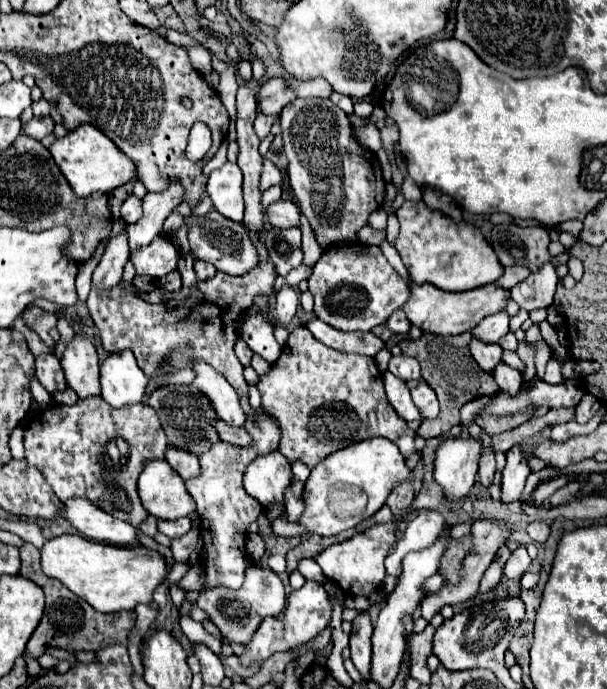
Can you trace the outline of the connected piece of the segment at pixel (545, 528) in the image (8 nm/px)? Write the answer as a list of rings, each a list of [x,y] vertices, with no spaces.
[[[531,522],[527,526],[527,534],[531,536],[533,542],[543,544],[549,538],[549,524],[547,522]]]

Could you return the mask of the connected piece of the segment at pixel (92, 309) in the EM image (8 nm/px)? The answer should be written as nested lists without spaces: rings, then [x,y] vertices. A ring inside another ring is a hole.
[[[263,262],[248,271],[247,276],[227,276],[225,272],[217,272],[211,280],[197,282],[183,302],[165,300],[151,304],[137,296],[135,288],[127,290],[123,286],[115,286],[103,294],[91,290],[87,306],[95,326],[99,328],[103,348],[109,354],[129,348],[135,354],[139,368],[149,378],[155,378],[157,370],[169,366],[175,350],[191,350],[191,360],[183,368],[171,370],[163,384],[191,384],[195,378],[193,364],[195,360],[203,360],[217,372],[223,372],[235,390],[249,396],[249,384],[243,378],[243,366],[233,352],[233,344],[239,336],[235,320],[251,306],[257,294],[273,292],[271,286],[276,277],[274,266]]]

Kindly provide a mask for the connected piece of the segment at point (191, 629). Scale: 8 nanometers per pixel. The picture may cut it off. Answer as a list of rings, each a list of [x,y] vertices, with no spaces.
[[[181,616],[181,618],[179,618],[179,626],[181,626],[183,634],[185,634],[191,642],[201,642],[201,644],[205,644],[207,648],[211,648],[215,654],[219,654],[219,650],[221,650],[219,638],[215,638],[213,634],[209,634],[209,632],[203,628],[201,622],[191,620],[189,616]]]

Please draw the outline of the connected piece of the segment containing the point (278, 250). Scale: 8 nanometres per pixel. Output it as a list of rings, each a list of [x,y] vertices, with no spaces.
[[[273,228],[271,232],[265,232],[265,246],[279,276],[287,276],[293,268],[297,268],[303,262],[299,228]]]

